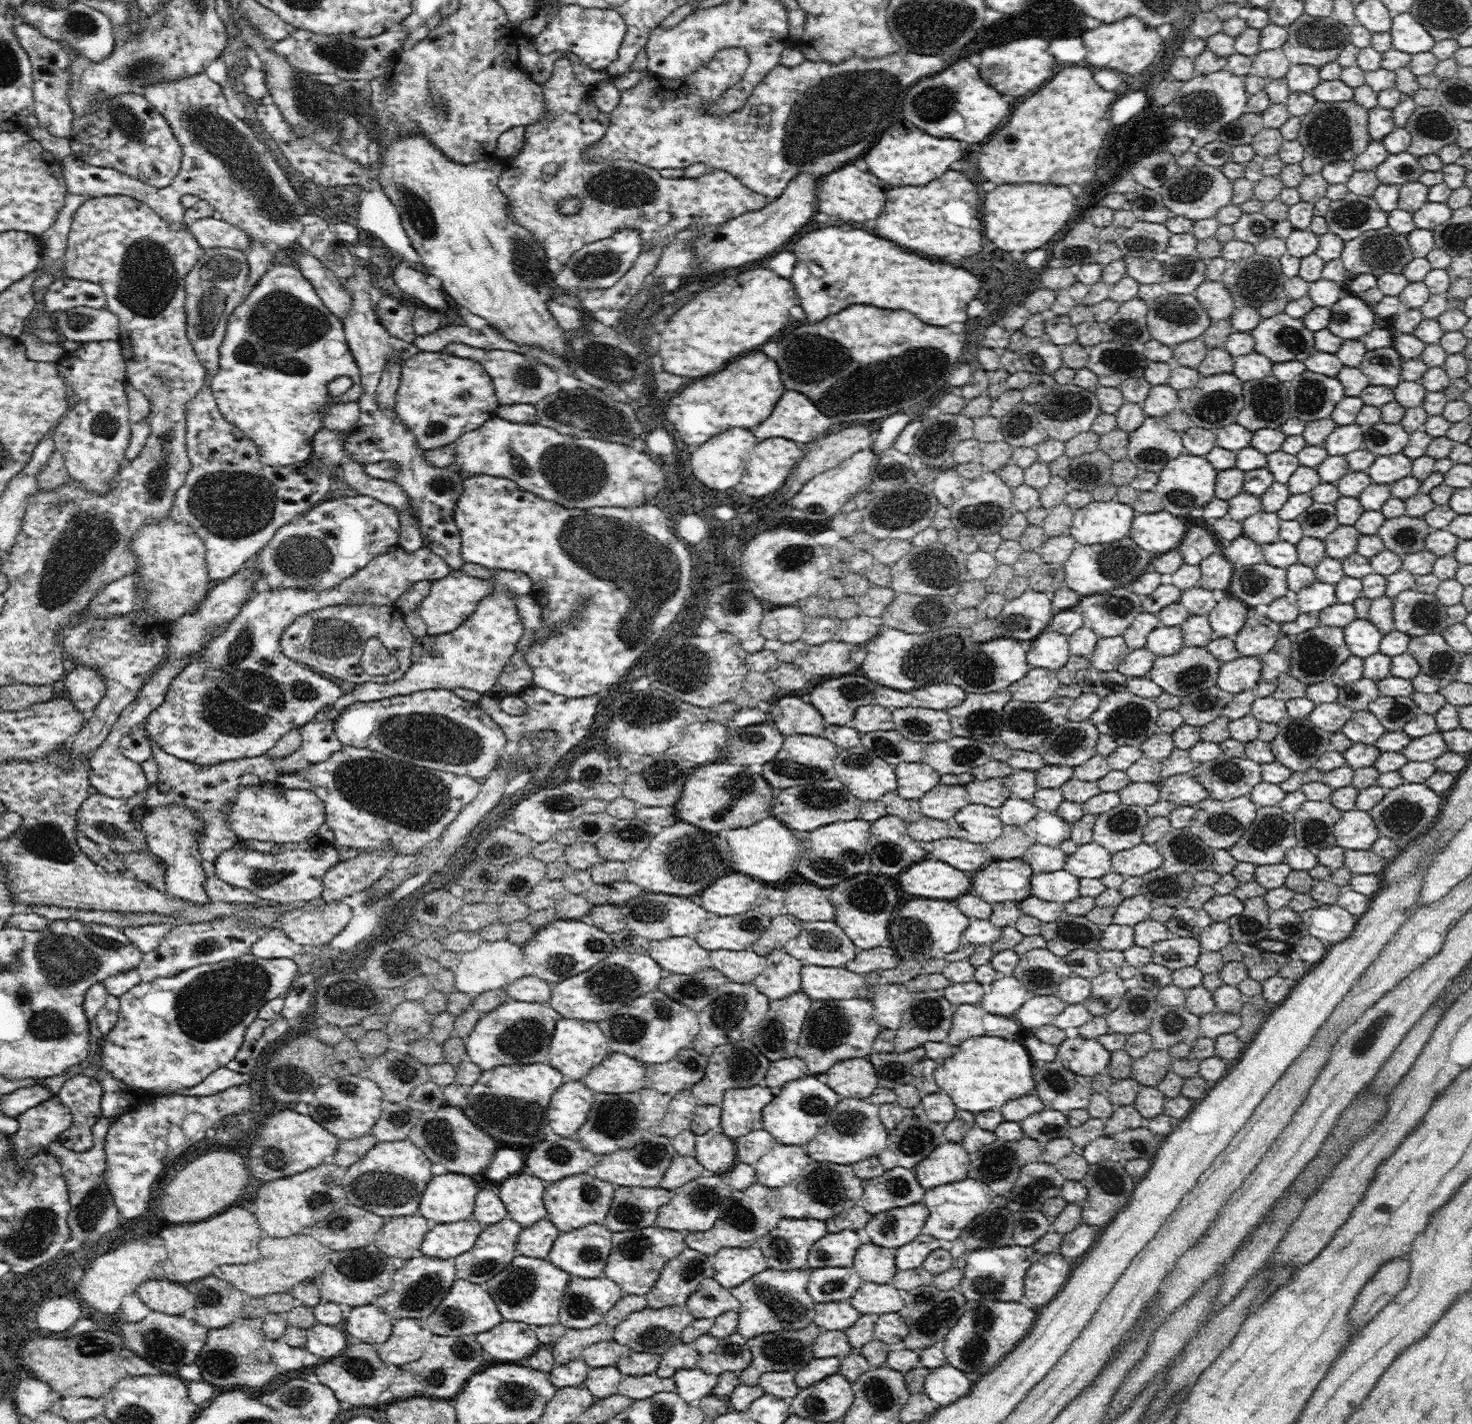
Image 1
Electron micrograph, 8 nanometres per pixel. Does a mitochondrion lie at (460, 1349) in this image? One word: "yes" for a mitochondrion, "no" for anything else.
yes

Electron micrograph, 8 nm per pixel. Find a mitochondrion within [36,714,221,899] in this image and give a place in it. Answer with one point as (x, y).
(108, 829)

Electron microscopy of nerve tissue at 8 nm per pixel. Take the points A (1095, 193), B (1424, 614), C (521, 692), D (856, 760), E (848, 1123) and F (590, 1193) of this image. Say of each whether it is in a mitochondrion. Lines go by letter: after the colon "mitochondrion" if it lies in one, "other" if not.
A: other
B: mitochondrion
C: other
D: mitochondrion
E: mitochondrion
F: mitochondrion

